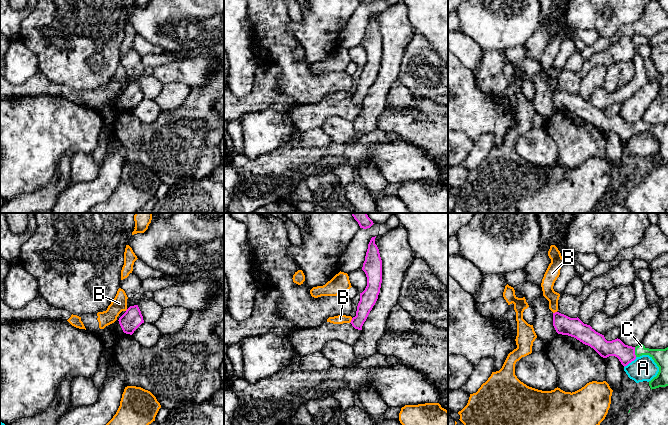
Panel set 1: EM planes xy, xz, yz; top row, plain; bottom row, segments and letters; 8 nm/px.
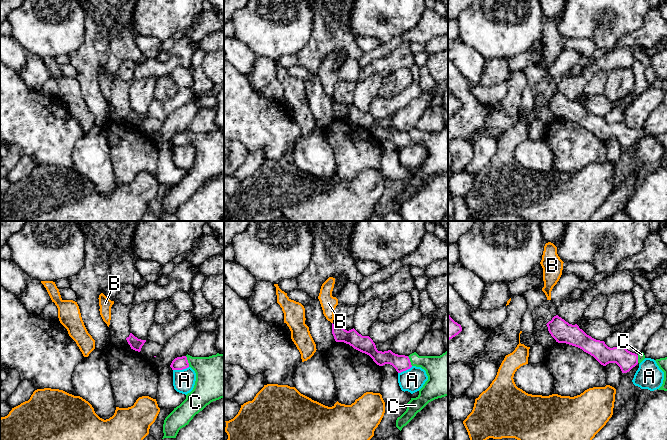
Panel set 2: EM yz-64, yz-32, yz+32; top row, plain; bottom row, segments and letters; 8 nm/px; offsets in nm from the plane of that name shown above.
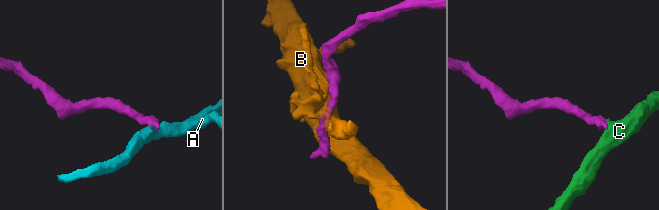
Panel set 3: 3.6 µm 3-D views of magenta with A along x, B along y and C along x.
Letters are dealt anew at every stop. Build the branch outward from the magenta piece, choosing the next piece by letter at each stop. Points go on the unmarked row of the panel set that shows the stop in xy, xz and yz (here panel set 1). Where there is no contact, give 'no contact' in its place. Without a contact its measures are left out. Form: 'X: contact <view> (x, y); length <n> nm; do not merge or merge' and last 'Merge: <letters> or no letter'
A: contact yz (630, 138); length 130 nm; do not merge
B: contact xz (351, 96); length 50 nm; do not merge
C: contact yz (634, 128); length 80 nm; merge
Merge: C

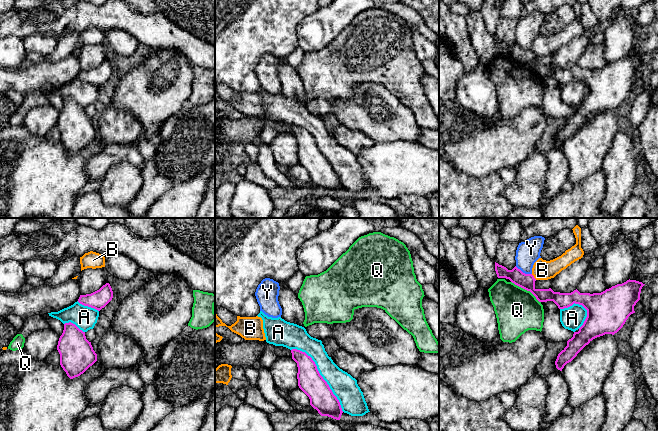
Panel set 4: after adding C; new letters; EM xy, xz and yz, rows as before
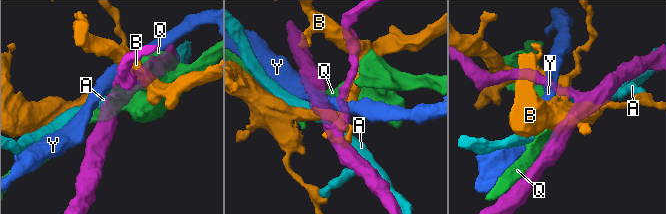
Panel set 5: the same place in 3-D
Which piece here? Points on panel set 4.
A: contact xz (320, 151); length 650 nm; do not merge
B: contact yz (533, 53); length 60 nm; do not merge
Q: contact yz (526, 65); length 300 nm; do not merge
Y: contact yz (522, 48); length 150 nm; do not merge
Merge: no letter

